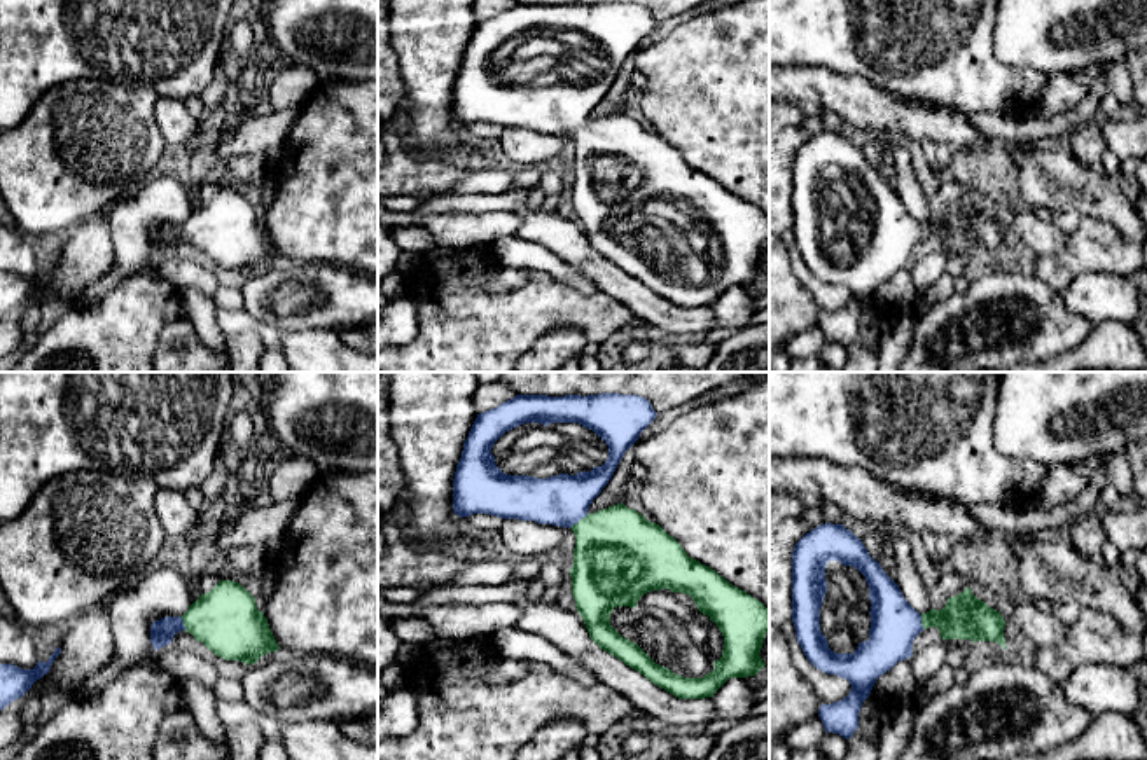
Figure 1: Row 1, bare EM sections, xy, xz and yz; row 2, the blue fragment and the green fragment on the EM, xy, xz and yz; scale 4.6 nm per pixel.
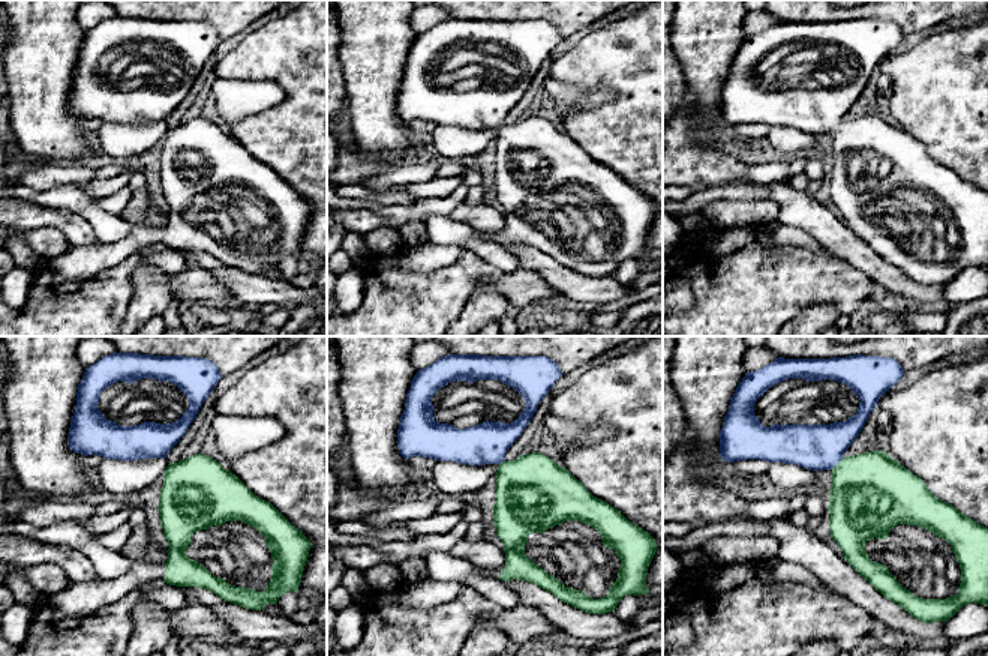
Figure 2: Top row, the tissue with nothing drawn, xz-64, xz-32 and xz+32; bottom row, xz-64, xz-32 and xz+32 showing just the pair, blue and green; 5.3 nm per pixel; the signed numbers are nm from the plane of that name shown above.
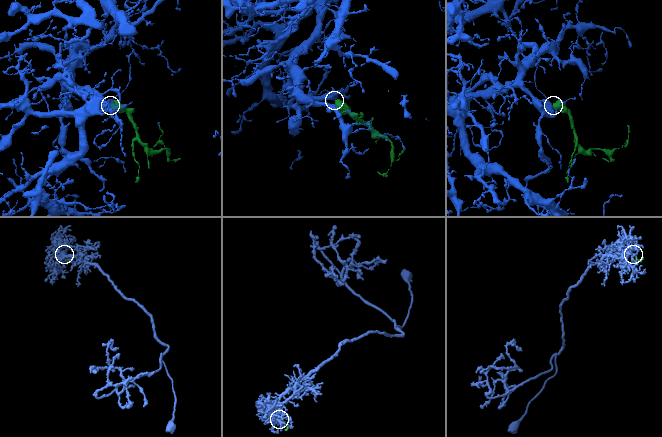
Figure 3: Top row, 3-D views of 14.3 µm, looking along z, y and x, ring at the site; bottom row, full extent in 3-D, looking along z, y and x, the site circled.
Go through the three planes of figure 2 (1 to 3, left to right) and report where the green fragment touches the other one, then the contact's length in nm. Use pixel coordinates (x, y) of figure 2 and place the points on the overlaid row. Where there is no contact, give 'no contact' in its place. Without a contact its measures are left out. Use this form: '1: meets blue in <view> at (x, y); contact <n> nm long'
1: no contact
2: meets blue in xz-32 at (501, 461); contact 40 nm long
3: meets blue in xz+32 at (837, 463); contact 100 nm long

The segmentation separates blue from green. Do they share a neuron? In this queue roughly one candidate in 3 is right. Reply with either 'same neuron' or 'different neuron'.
same neuron

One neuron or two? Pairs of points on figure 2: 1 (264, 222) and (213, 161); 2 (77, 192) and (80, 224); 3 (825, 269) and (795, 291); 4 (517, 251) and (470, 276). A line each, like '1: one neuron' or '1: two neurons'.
1: one neuron
2: two neurons
3: one neuron
4: two neurons

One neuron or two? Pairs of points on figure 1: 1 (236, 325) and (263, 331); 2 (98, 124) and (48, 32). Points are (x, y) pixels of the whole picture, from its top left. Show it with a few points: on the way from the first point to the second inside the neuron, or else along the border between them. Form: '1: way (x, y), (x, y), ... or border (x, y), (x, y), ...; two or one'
1: way (243, 331), (256, 331); one
2: border (116, 81), (67, 79), (53, 84), (37, 100); two

